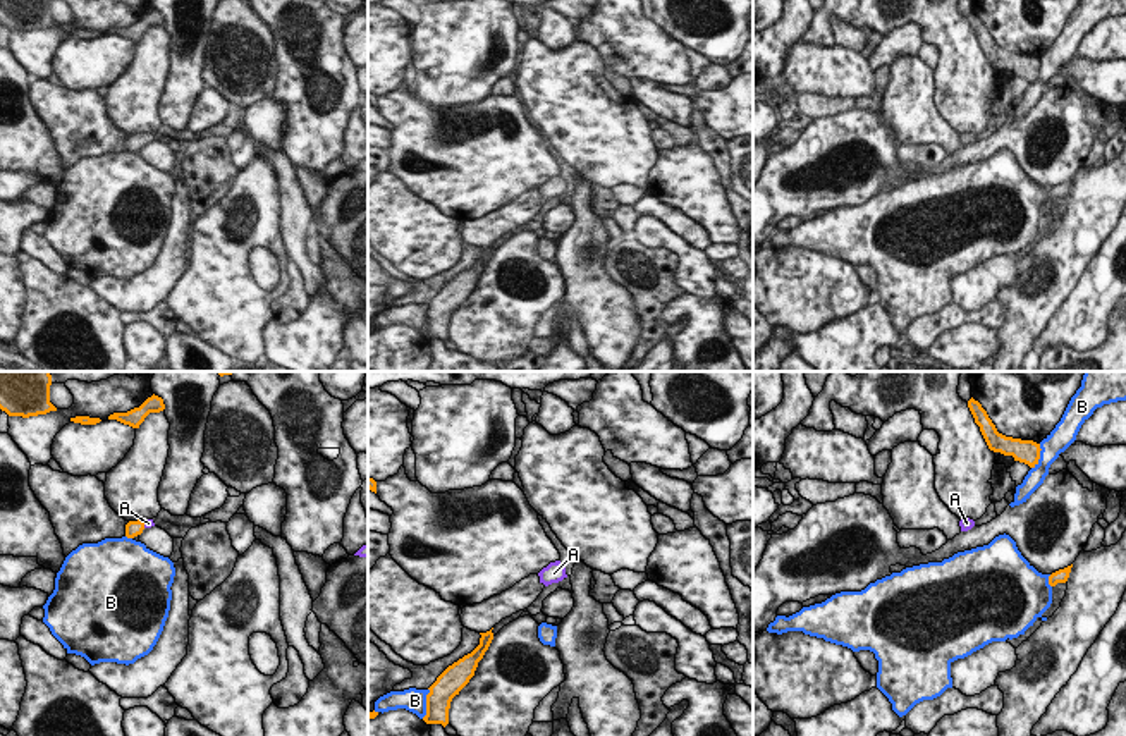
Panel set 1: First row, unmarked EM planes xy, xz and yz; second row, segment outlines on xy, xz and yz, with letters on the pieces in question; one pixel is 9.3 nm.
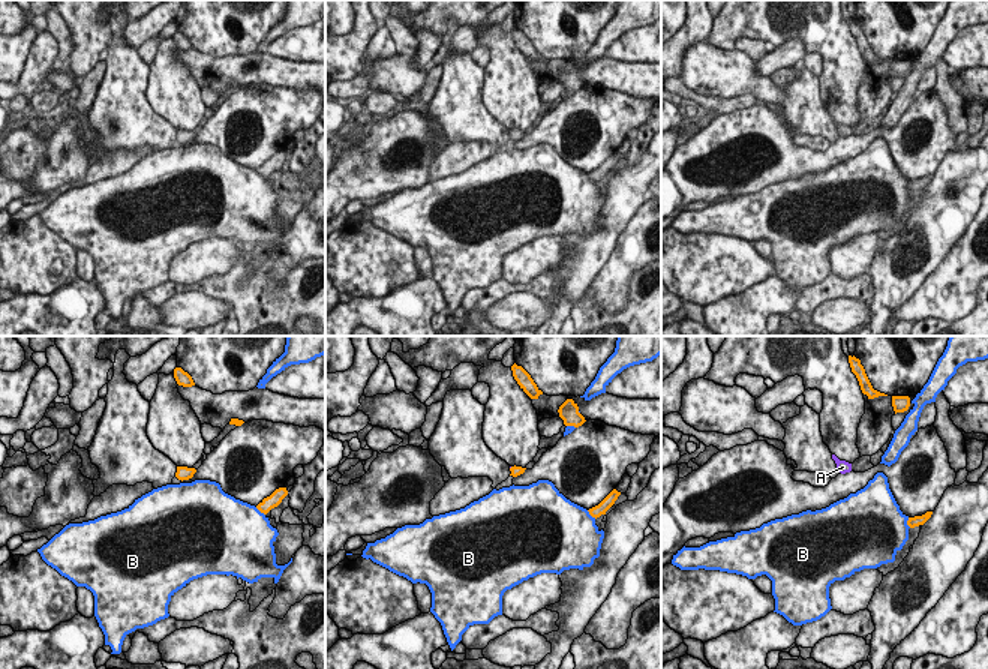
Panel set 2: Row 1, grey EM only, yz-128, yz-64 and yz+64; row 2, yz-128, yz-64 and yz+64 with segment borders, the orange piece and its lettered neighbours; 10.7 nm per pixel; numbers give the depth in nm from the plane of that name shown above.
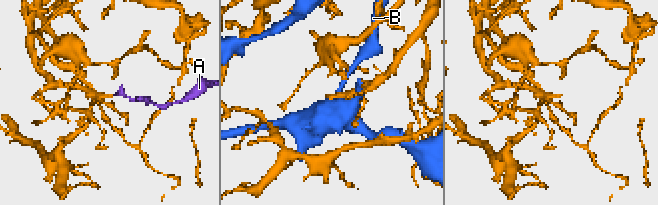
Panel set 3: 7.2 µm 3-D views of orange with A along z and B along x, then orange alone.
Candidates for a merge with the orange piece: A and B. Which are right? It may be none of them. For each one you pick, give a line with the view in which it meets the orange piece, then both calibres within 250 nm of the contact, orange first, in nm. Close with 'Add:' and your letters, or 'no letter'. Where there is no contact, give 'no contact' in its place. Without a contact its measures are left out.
A: meets orange in xy; 160 nm thick on the orange side, 70 nm on the other
Add: A

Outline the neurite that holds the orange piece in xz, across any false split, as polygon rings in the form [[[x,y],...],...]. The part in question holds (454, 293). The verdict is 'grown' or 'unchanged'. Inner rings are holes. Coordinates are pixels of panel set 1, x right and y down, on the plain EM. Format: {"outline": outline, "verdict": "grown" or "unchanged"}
{"outline": [[[492,244],[480,249],[480,260],[471,268],[449,280],[428,303],[430,308],[426,310],[426,330],[423,332],[426,339],[442,339],[444,342],[449,339],[449,323],[452,313],[459,310],[459,306],[474,291],[478,277],[483,273],[493,255]]], "verdict": "unchanged"}

